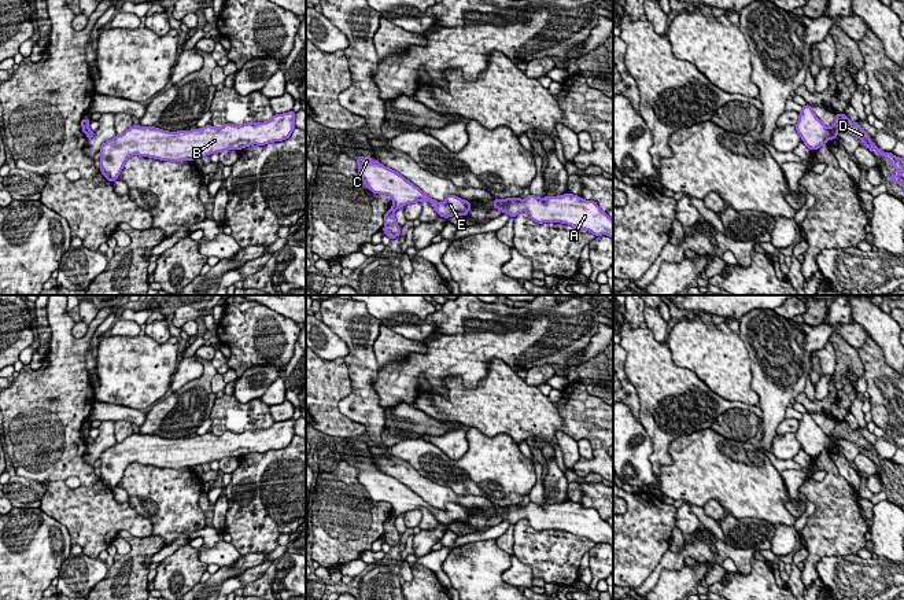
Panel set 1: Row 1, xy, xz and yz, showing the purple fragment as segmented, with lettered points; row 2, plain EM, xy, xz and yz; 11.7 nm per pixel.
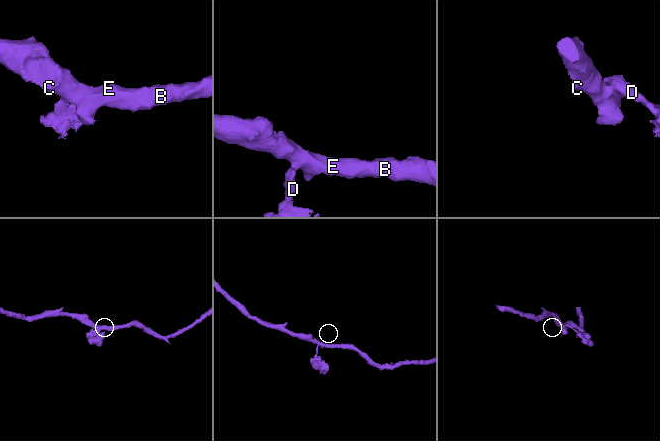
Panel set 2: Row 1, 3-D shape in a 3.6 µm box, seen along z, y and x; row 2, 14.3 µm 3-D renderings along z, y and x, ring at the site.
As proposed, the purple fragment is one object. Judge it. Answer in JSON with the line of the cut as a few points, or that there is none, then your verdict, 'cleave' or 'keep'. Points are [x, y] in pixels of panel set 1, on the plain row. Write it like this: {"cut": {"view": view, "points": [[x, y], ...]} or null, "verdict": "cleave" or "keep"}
{"cut": {"view": "yz", "points": [[831, 434], [836, 441]]}, "verdict": "cleave"}

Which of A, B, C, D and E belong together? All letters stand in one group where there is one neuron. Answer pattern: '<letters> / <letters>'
A B C E / D

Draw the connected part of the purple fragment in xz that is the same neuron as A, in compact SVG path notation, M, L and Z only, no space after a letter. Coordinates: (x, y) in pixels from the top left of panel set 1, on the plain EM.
M530 501L525 507L520 504L495 507L494 516L499 516L510 524L527 519L530 526L538 531L562 530L590 538L595 544L608 542L613 546L613 527L599 516L597 509L584 508L573 501L546 505Z

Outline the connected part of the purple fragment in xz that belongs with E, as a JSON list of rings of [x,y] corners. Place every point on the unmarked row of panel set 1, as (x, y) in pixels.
[[[358,464],[357,470],[358,482],[365,493],[373,501],[390,503],[395,518],[409,511],[428,508],[440,524],[449,526],[466,523],[472,515],[471,509],[455,503],[447,503],[443,511],[429,505],[395,478],[381,472],[377,467],[373,470],[372,464]]]

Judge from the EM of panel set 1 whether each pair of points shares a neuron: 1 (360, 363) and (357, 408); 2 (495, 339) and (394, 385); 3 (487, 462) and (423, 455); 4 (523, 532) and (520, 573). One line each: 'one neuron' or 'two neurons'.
1: one neuron
2: one neuron
3: one neuron
4: two neurons

